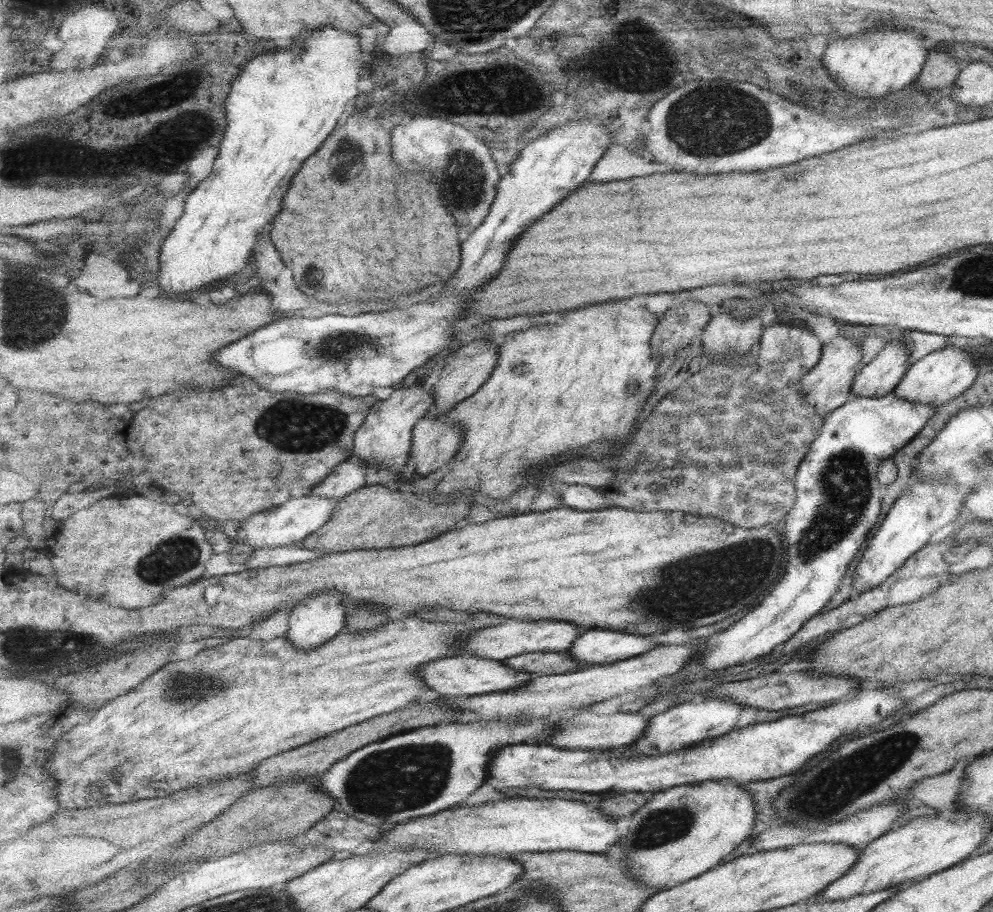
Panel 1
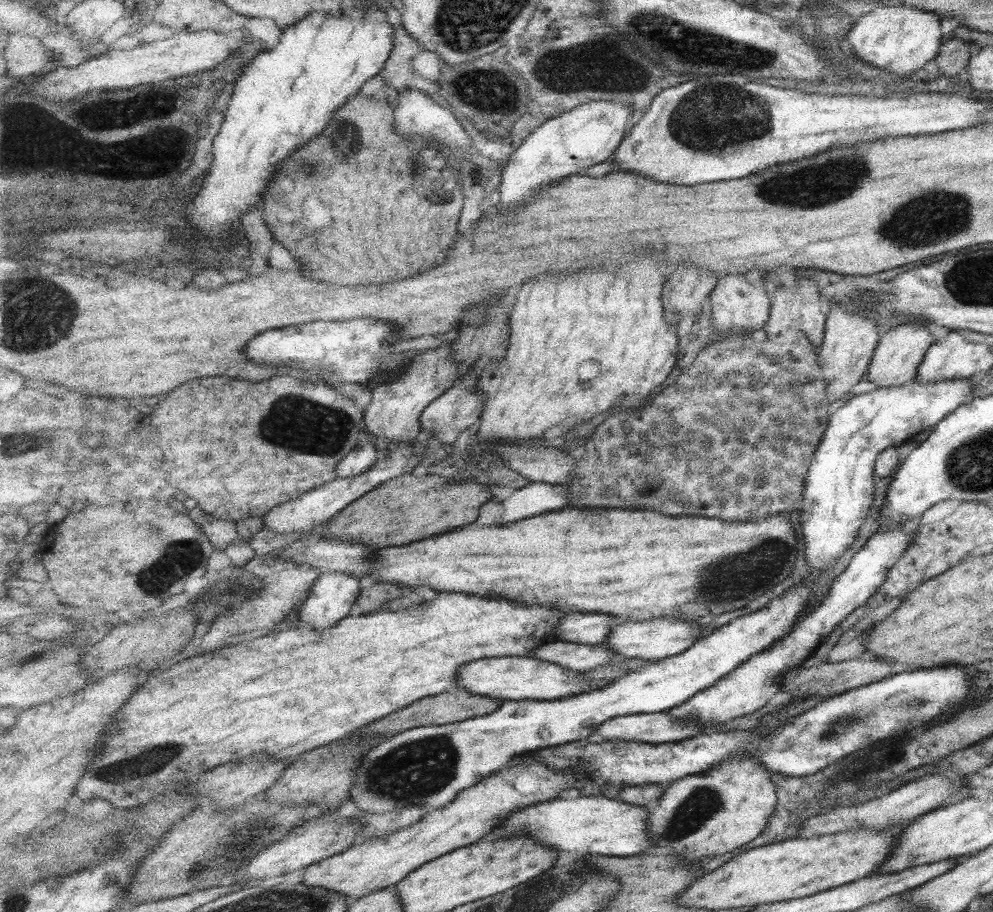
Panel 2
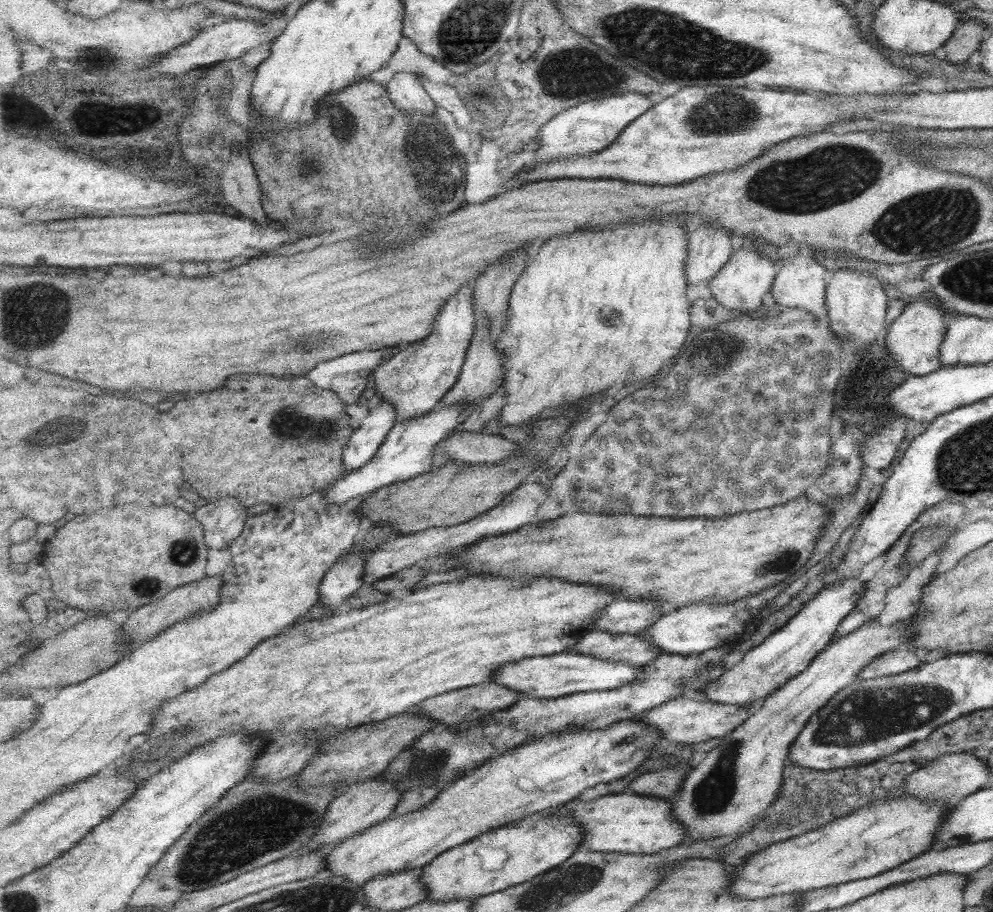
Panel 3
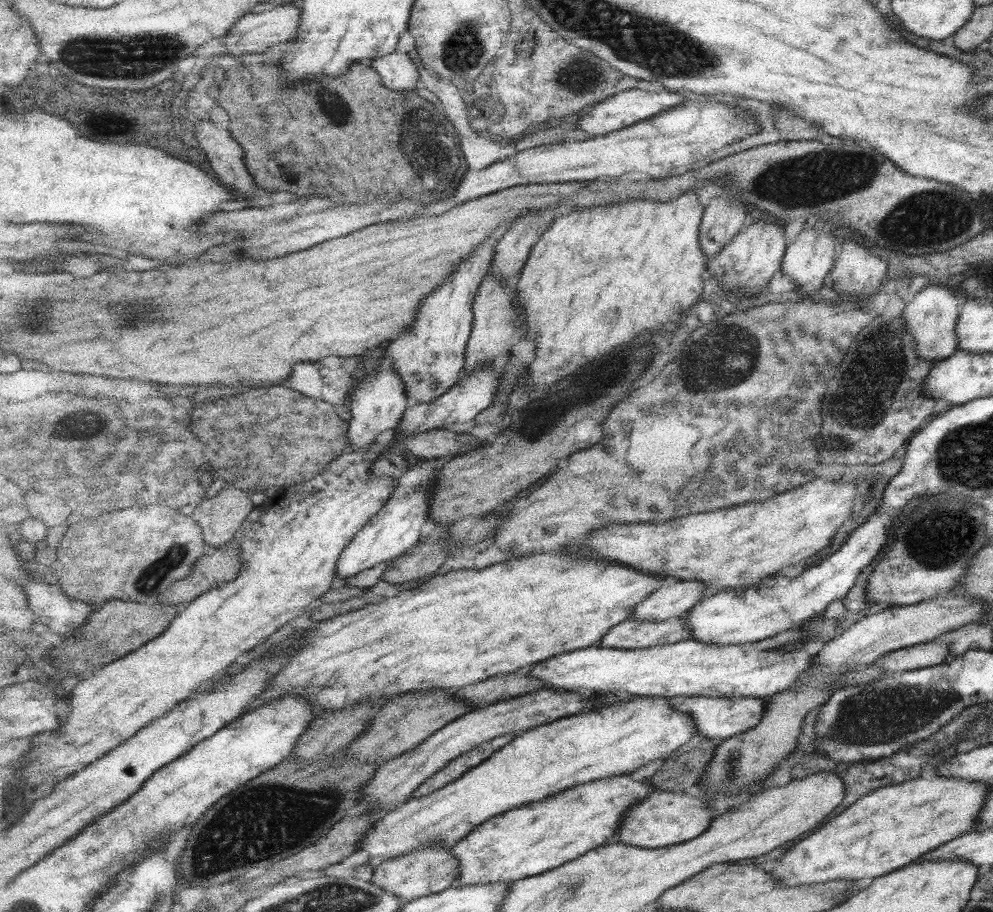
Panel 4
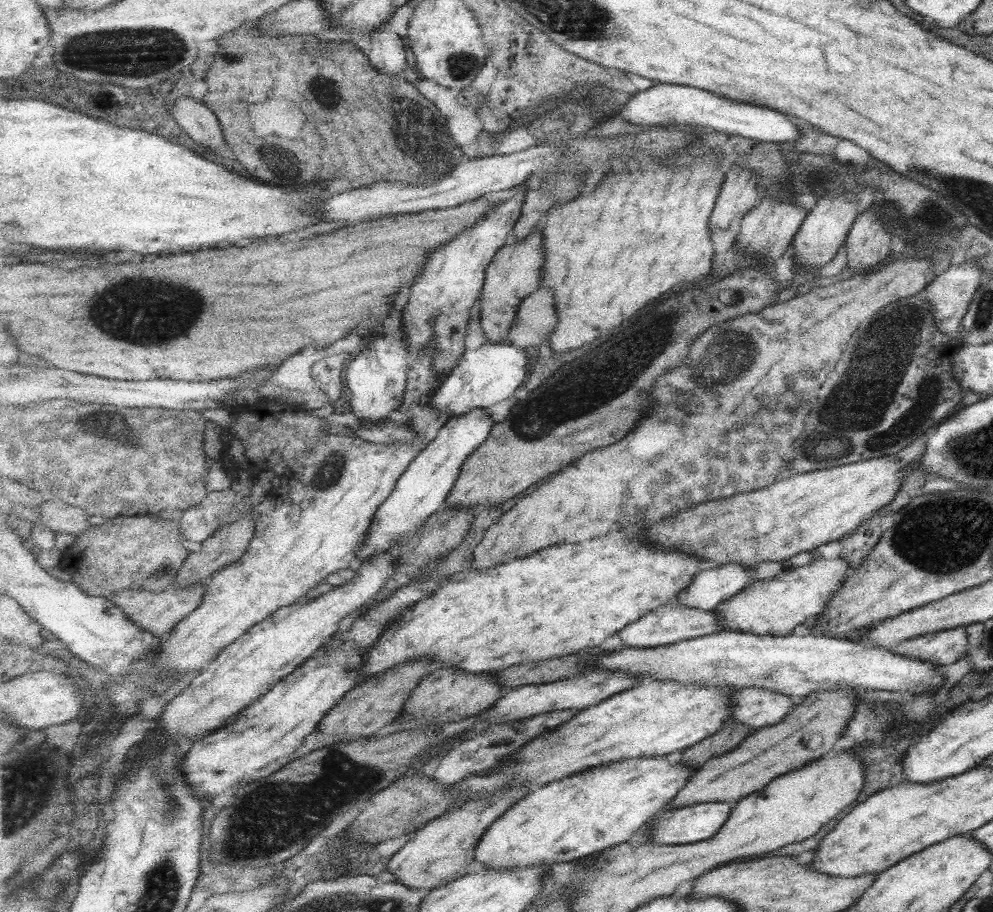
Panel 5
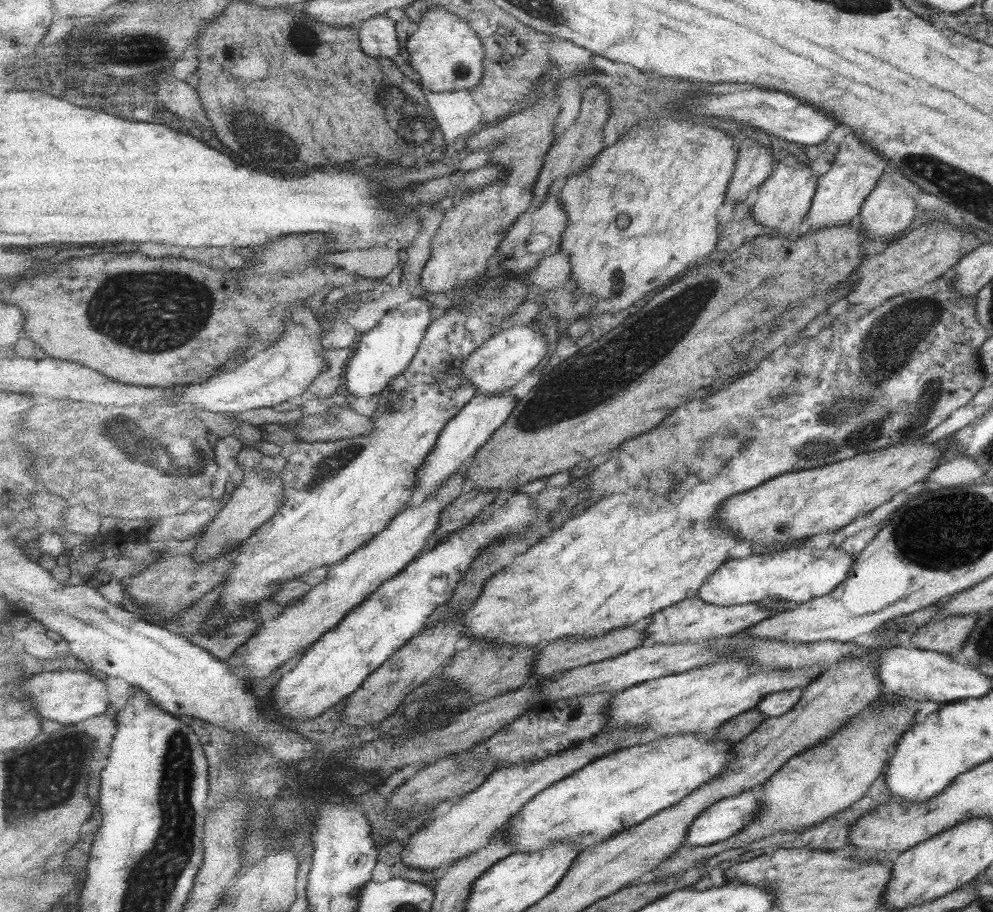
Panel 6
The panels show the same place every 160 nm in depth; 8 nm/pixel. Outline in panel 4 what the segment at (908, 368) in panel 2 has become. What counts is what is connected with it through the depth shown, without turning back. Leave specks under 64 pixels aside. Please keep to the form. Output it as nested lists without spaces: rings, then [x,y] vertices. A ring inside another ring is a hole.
[[[938,283],[927,284],[914,294],[912,301],[904,306],[900,316],[904,320],[904,329],[913,337],[916,356],[934,364],[956,351],[954,326],[962,302],[960,294]]]

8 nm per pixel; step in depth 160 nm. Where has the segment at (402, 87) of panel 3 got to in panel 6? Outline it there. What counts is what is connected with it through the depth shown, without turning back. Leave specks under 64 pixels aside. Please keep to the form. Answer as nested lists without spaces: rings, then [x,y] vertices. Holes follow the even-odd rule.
[[[378,14],[366,20],[359,28],[362,50],[373,58],[385,57],[394,59],[398,54],[396,22],[386,14]]]

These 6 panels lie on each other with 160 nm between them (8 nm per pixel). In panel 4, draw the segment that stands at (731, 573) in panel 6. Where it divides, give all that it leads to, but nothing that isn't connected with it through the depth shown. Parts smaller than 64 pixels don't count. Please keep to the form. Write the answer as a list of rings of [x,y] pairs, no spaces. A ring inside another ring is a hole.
[[[671,580],[667,586],[655,590],[655,594],[633,610],[633,619],[655,623],[679,618],[688,614],[707,592],[707,585],[697,581]]]

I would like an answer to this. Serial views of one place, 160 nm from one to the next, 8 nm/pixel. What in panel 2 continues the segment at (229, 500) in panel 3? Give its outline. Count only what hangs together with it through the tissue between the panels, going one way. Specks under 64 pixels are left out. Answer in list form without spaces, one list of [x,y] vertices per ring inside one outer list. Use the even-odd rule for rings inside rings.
[[[197,506],[188,512],[188,516],[199,523],[205,533],[211,537],[215,549],[227,550],[239,538],[235,520],[216,518]]]

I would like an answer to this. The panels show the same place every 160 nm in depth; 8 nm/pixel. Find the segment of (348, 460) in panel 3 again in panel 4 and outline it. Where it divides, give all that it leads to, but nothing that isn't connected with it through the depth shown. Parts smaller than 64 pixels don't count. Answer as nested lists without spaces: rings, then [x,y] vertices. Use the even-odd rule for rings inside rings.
[[[386,361],[367,375],[362,381],[357,381],[351,394],[349,408],[352,419],[350,420],[349,442],[357,450],[370,450],[371,444],[377,436],[385,430],[397,429],[404,418],[407,408],[406,384],[402,376],[394,369],[392,363]]]

